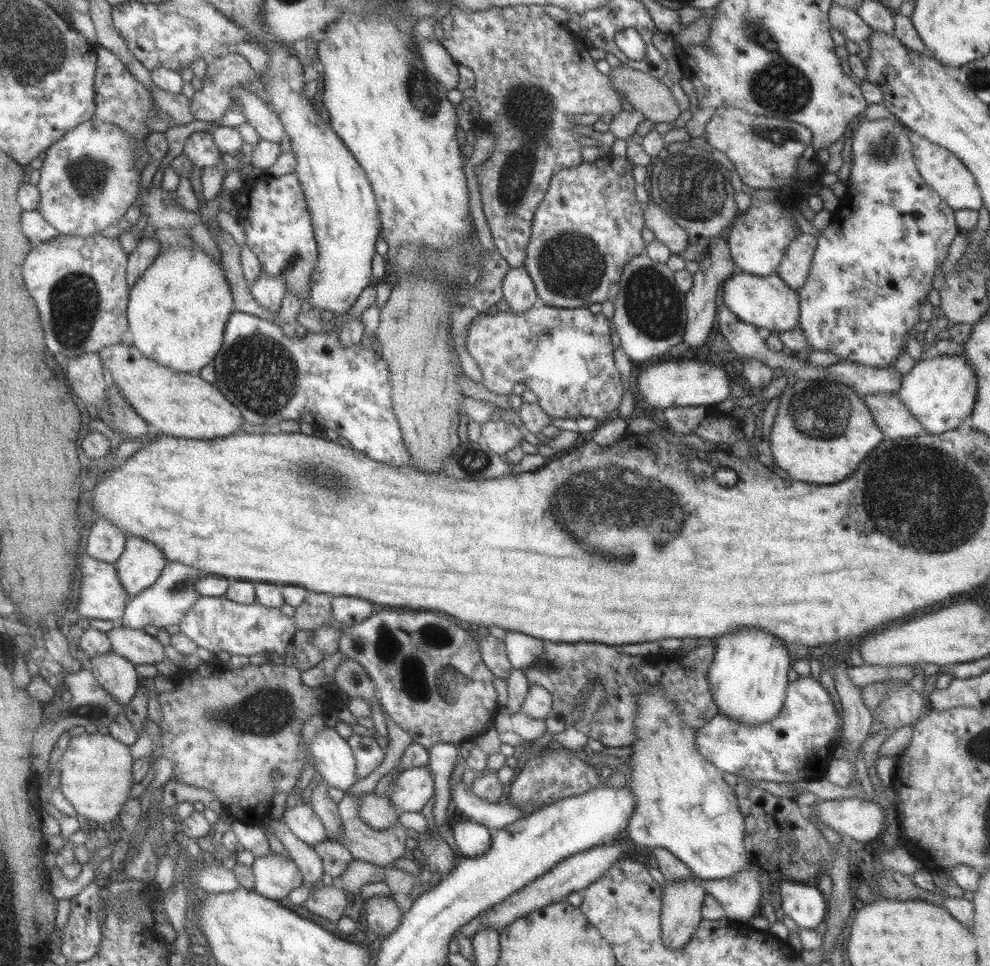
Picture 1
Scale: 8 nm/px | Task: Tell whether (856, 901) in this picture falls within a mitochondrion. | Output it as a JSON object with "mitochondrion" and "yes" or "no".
{"mitochondrion":"no"}

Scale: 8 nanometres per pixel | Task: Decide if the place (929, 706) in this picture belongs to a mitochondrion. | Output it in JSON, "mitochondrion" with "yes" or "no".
{"mitochondrion":"no"}

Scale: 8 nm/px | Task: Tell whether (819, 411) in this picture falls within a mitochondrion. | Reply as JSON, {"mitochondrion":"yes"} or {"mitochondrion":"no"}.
{"mitochondrion":"yes"}

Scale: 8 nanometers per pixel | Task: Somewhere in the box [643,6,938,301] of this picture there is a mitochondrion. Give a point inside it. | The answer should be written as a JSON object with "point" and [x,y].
{"point":[692,185]}

